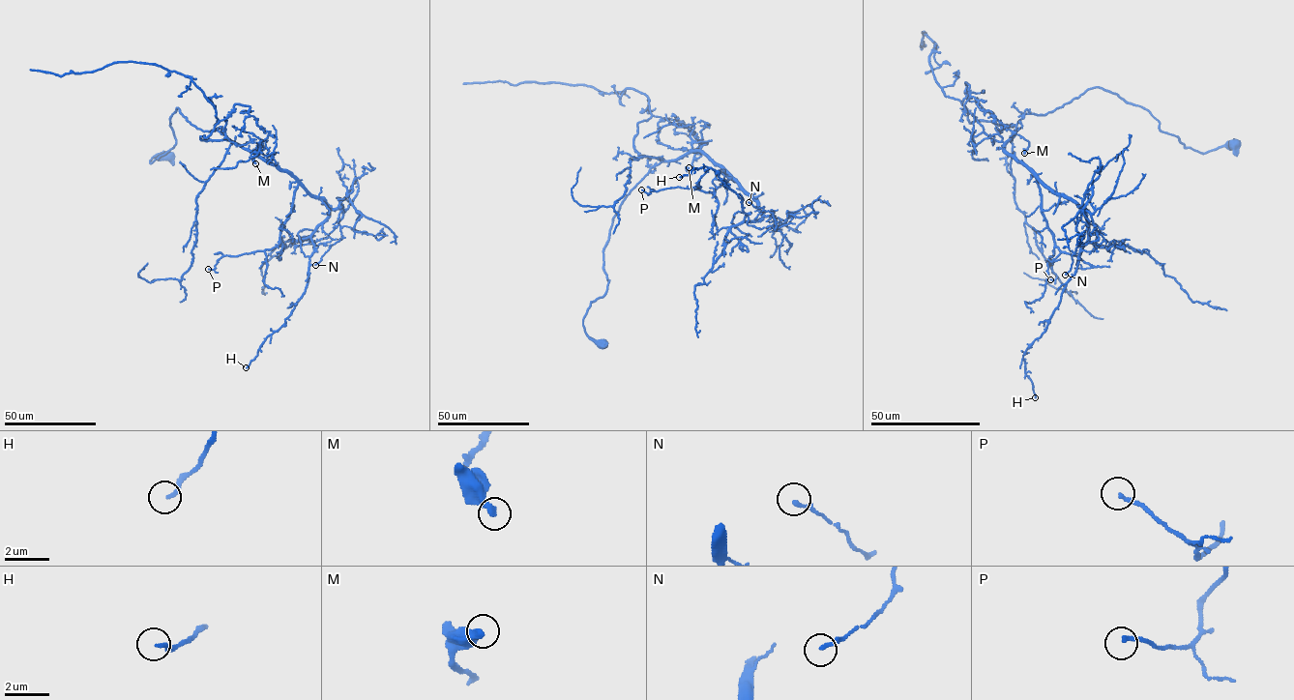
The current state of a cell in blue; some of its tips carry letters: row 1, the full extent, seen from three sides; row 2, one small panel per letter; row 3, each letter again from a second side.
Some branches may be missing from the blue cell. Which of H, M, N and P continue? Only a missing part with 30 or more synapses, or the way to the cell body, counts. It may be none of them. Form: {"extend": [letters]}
{"extend": []}

